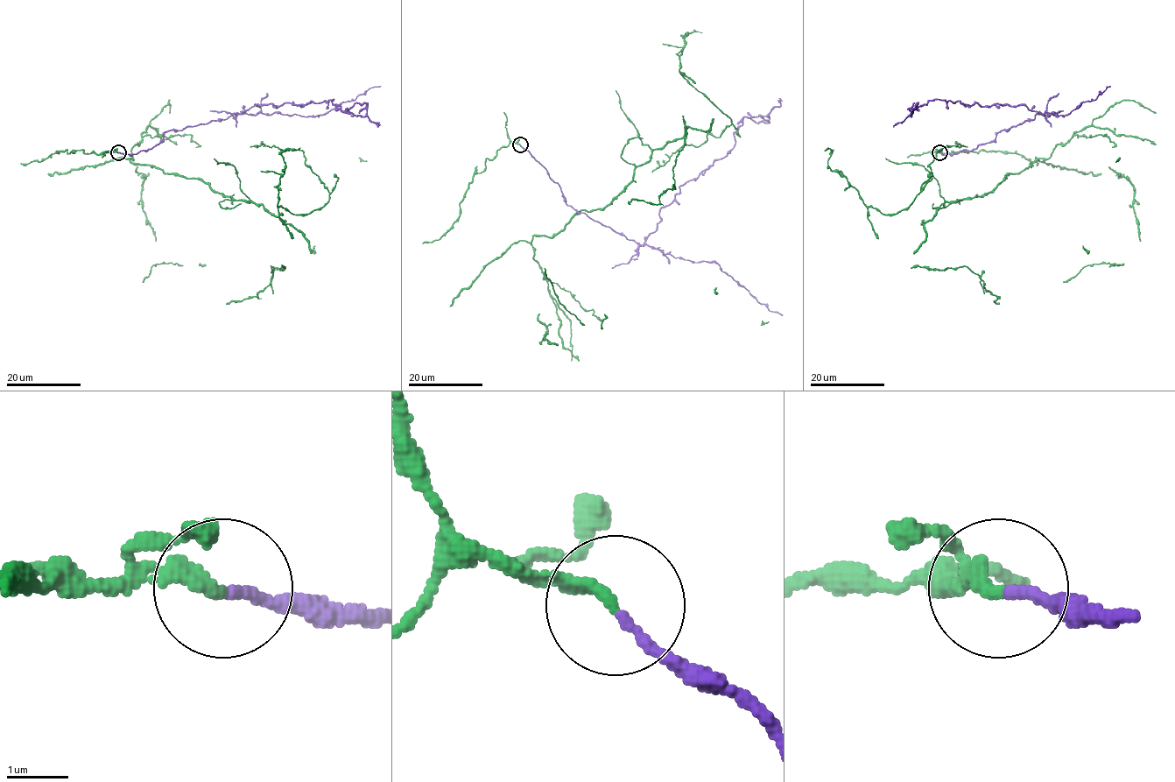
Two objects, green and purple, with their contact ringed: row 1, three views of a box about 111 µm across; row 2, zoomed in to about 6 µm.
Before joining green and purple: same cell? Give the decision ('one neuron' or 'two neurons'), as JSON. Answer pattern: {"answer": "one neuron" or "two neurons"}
{"answer": "two neurons"}

